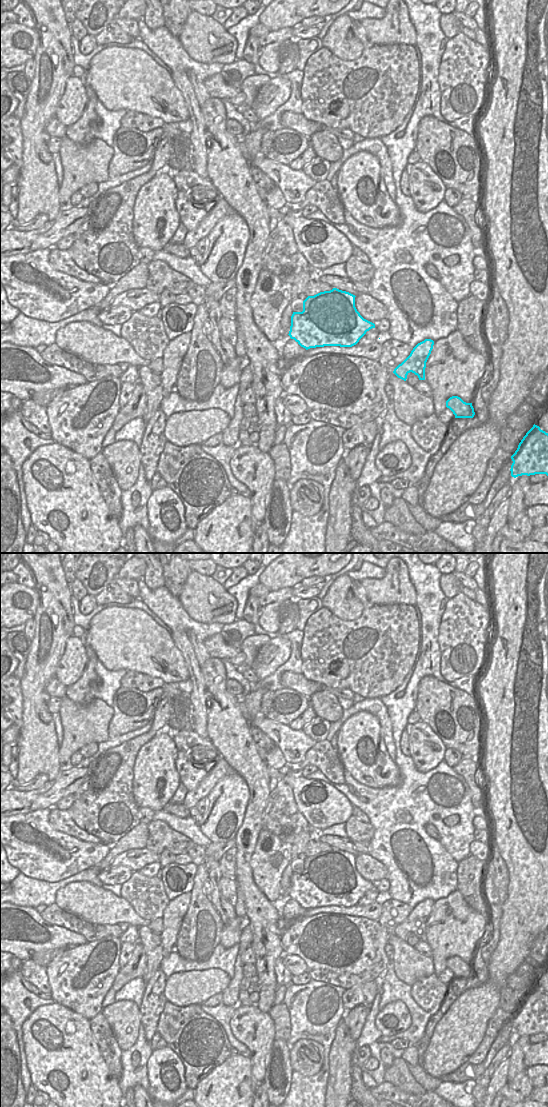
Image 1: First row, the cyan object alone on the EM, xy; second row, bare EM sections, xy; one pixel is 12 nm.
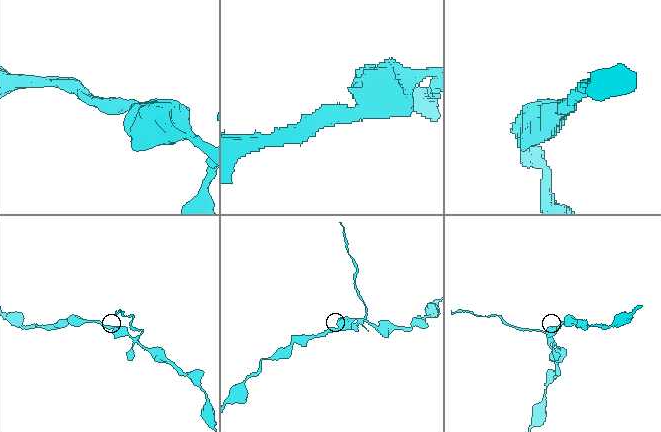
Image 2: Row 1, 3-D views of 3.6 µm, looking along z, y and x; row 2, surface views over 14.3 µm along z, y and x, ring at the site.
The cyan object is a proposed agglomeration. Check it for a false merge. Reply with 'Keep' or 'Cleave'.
Keep.

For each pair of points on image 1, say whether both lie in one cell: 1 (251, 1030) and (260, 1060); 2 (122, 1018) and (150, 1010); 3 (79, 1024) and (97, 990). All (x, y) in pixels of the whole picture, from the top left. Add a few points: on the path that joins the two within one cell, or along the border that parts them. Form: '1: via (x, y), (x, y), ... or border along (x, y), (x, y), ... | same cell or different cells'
1: via (252, 1037), (259, 1046), (259, 1053) | same cell
2: border along (138, 1007), (141, 1023) | different cells
3: border along (62, 1005), (82, 1014), (88, 1019) | different cells

